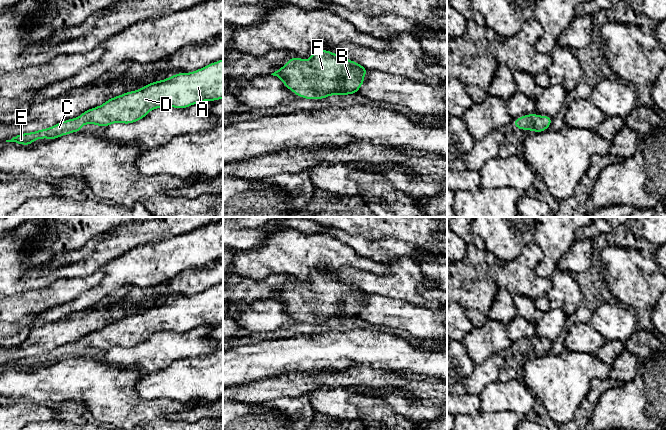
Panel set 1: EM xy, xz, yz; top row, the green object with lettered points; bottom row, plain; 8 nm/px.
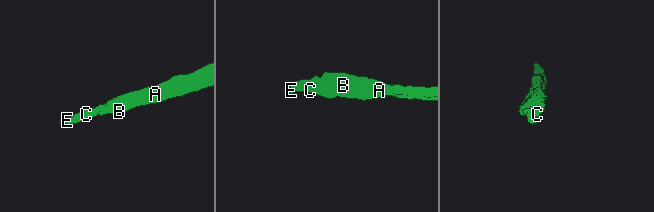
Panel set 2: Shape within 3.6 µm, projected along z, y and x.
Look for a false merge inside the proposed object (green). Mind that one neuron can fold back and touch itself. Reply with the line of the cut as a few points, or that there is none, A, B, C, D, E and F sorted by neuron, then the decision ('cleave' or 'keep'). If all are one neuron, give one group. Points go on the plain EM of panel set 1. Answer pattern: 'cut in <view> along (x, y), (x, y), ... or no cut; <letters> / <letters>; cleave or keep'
no cut; A B C D E F; keep

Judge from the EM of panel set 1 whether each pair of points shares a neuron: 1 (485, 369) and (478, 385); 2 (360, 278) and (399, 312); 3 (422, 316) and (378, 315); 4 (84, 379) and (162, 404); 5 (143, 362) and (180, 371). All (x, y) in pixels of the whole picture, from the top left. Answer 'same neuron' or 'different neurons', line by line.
1: same neuron
2: different neurons
3: same neuron
4: same neuron
5: different neurons

